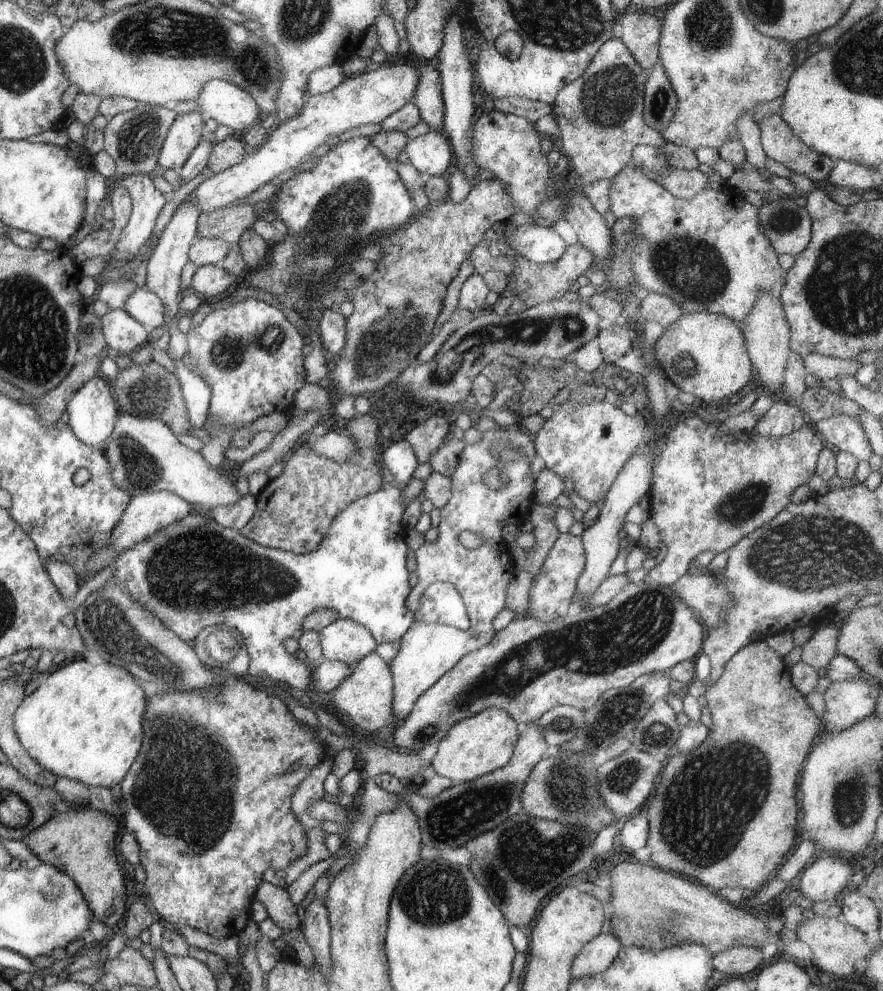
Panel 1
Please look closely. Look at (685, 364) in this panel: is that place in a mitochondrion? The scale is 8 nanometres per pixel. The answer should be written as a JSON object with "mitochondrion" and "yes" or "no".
{"mitochondrion":"yes"}

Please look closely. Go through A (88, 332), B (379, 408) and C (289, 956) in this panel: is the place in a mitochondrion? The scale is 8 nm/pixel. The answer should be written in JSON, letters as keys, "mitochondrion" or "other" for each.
{"A":"mitochondrion","B":"other","C":"other"}

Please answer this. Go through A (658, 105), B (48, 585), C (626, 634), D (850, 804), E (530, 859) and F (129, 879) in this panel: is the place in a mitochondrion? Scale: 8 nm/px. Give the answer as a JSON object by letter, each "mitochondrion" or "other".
{"A":"mitochondrion","B":"other","C":"mitochondrion","D":"mitochondrion","E":"mitochondrion","F":"other"}

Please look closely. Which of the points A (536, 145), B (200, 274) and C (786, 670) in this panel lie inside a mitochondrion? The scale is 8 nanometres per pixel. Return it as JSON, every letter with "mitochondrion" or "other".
{"A":"other","B":"other","C":"other"}

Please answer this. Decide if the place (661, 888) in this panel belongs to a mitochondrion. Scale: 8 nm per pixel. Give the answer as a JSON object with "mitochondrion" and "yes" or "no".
{"mitochondrion":"no"}

